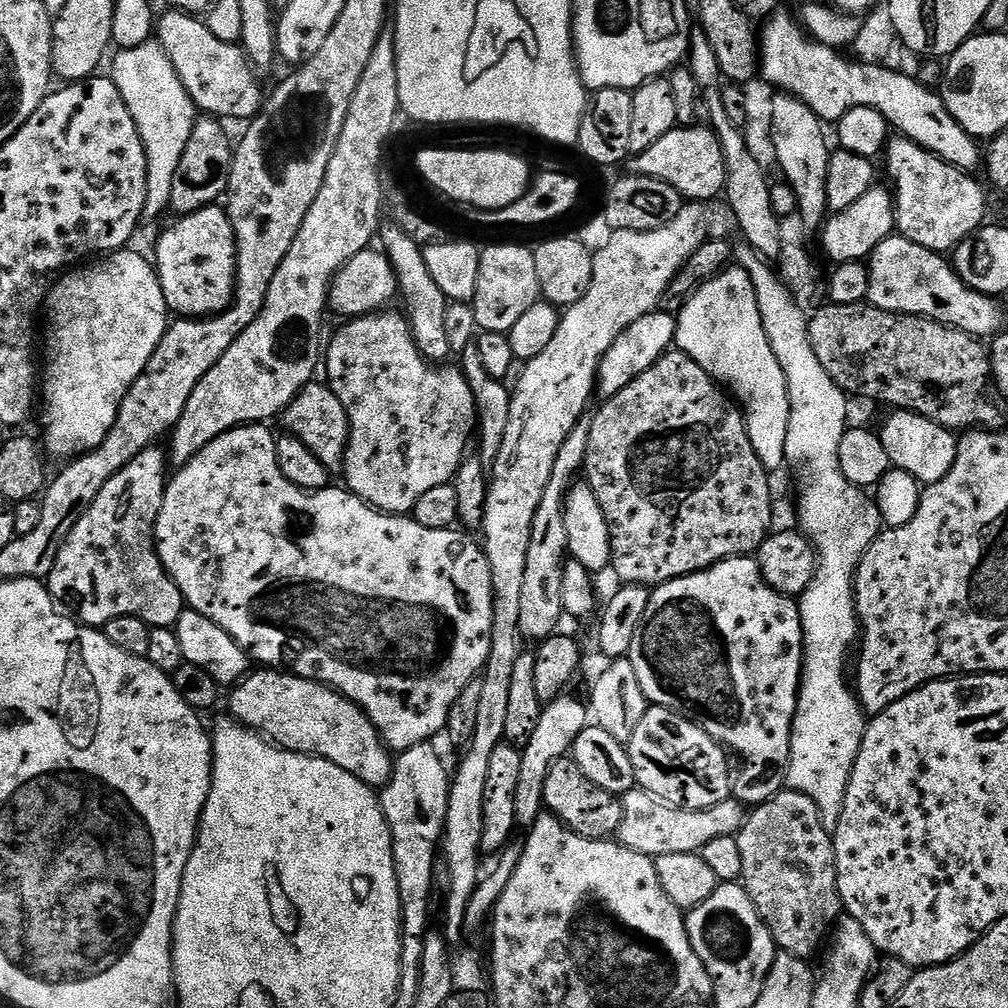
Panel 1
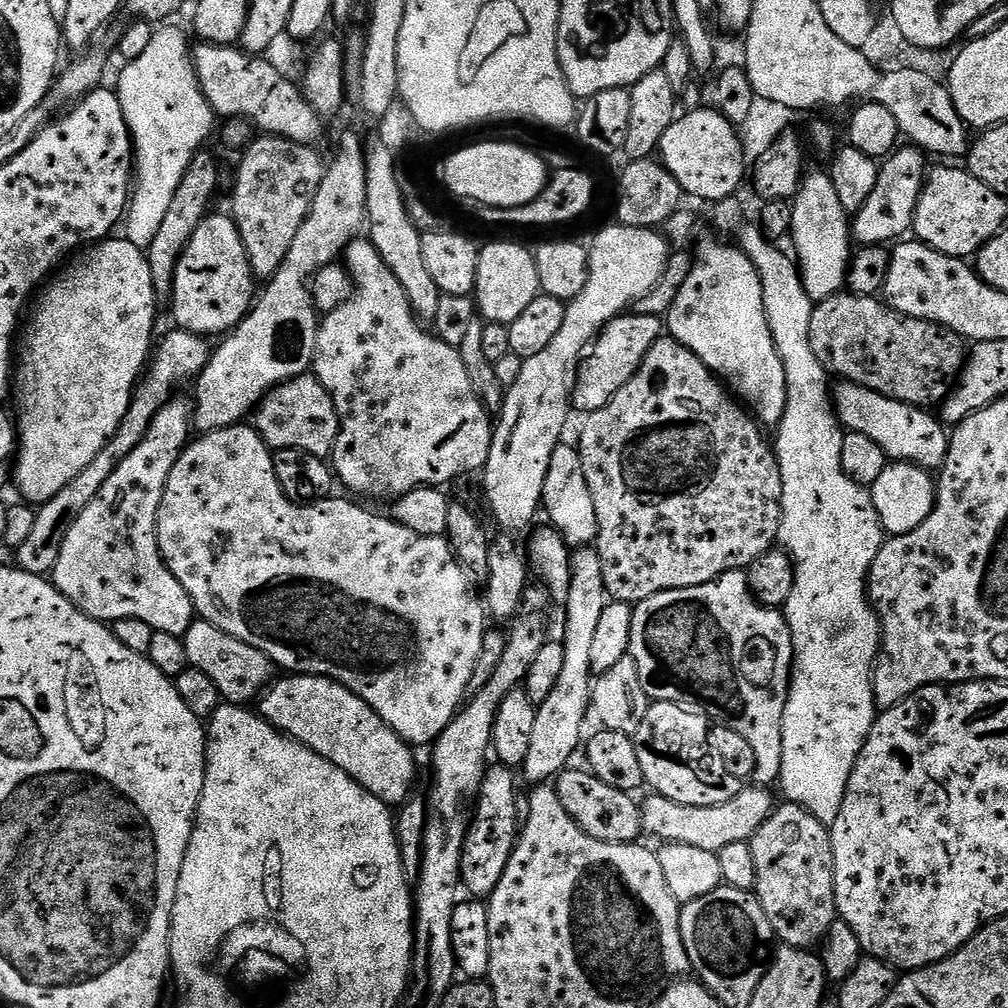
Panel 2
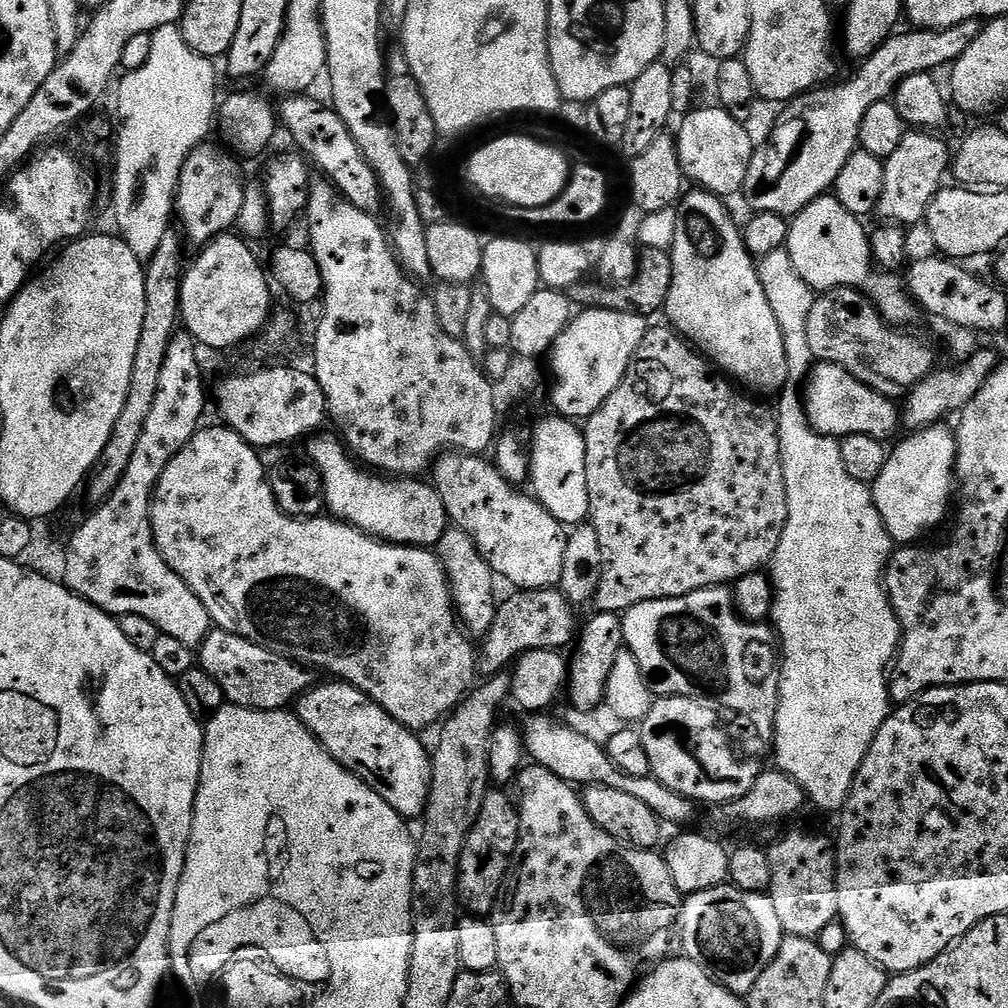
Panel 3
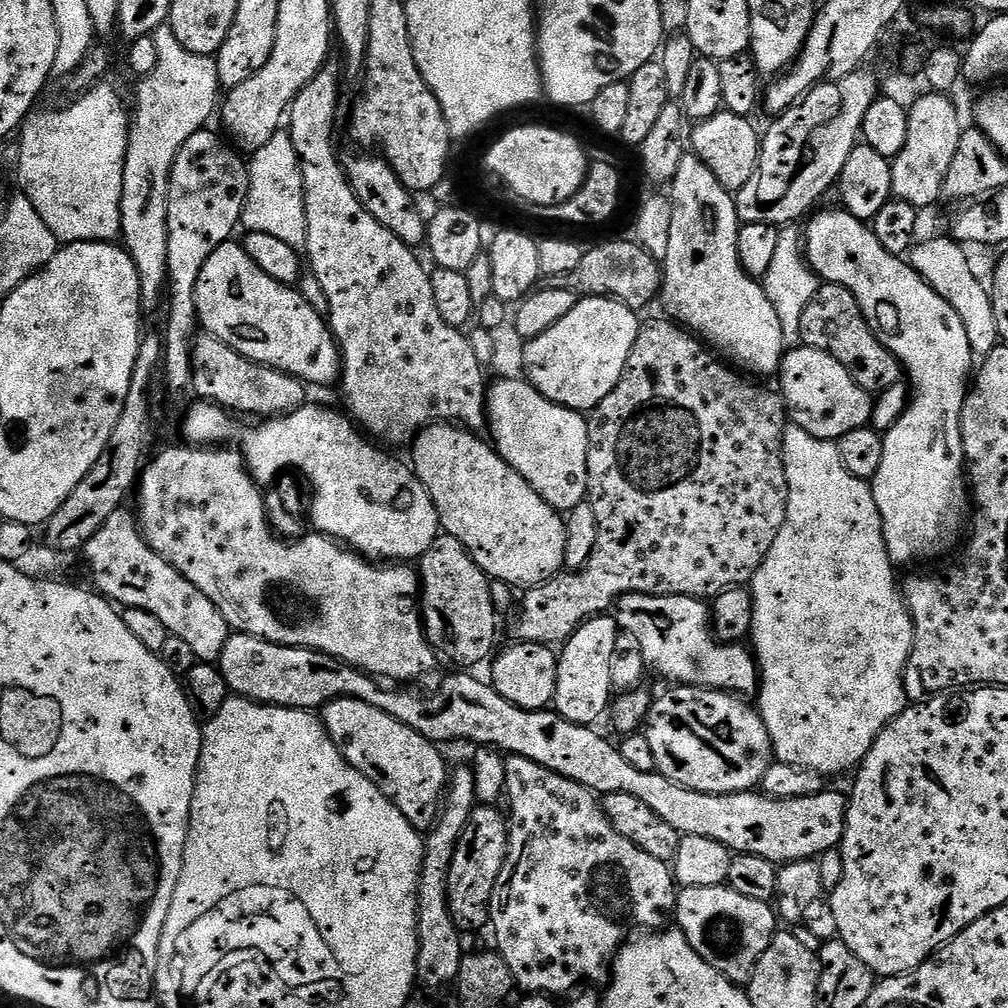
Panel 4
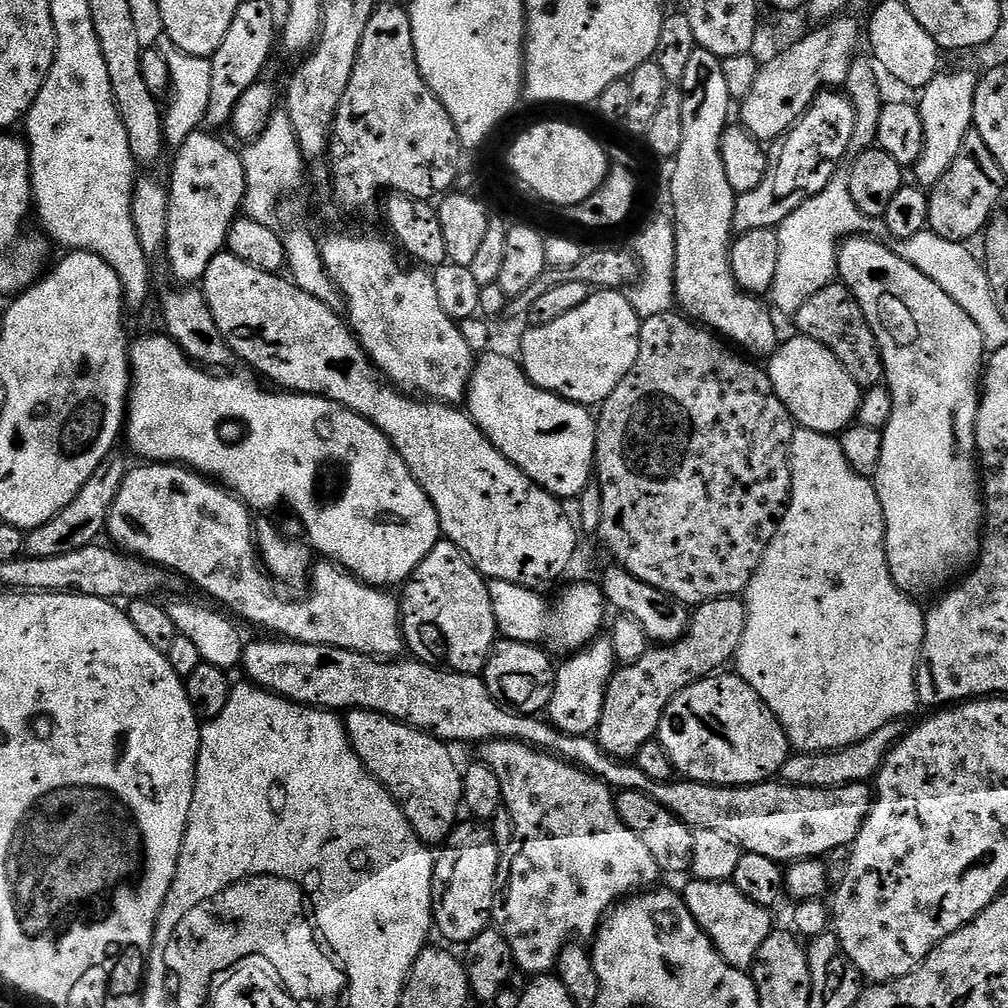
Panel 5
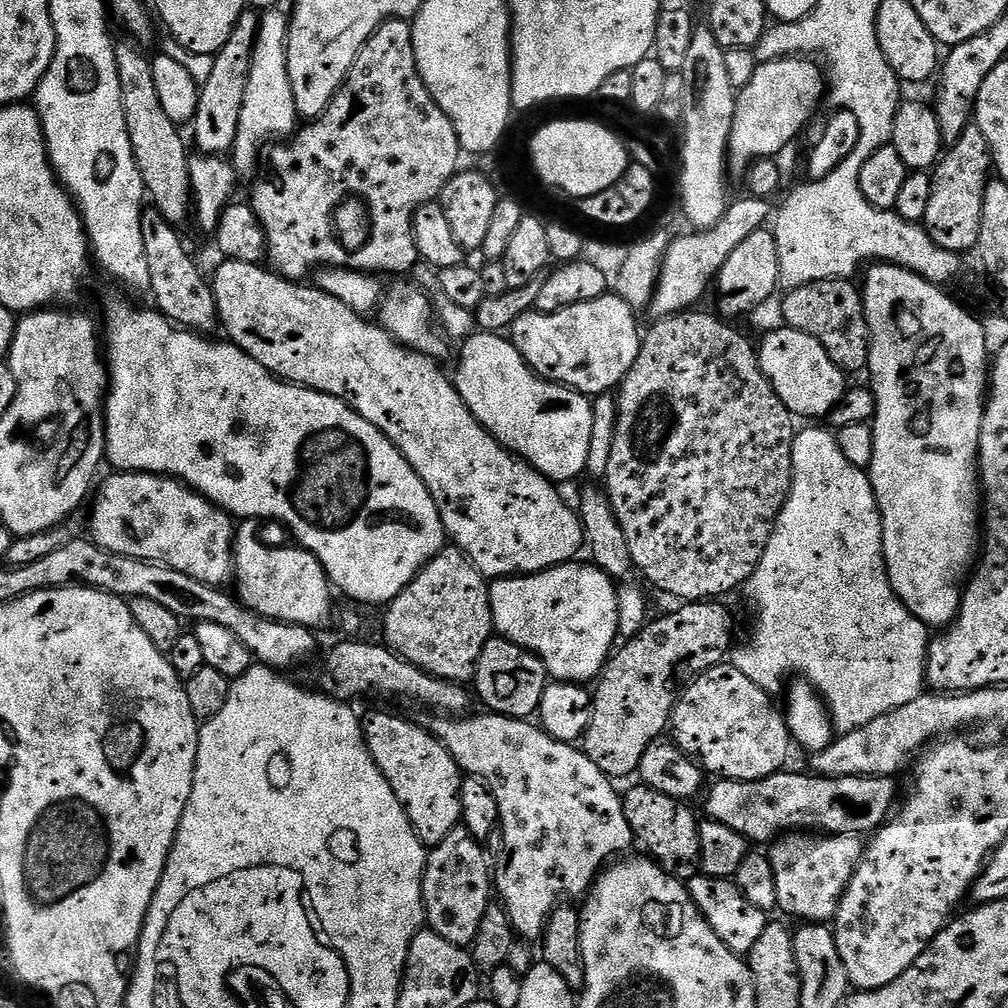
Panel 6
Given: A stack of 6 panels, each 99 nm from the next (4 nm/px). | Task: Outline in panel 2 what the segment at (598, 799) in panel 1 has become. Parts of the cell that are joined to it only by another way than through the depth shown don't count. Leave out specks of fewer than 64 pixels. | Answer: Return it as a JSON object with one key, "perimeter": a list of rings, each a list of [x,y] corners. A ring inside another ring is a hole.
{"perimeter":[[[569,766],[555,777],[554,787],[558,798],[562,798],[562,806],[566,806],[566,814],[582,826],[582,830],[590,838],[598,838],[611,844],[635,844],[641,839],[644,827],[637,797],[630,792],[614,790],[614,786],[606,786],[602,778],[594,773]]]}

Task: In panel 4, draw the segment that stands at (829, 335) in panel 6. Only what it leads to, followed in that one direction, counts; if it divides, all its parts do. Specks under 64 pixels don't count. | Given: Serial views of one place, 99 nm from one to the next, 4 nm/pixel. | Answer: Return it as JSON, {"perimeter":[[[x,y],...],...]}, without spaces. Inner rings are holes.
{"perimeter":[[[821,283],[802,314],[800,340],[809,348],[817,348],[838,358],[838,362],[846,366],[850,378],[854,378],[854,382],[869,394],[885,392],[890,390],[890,386],[901,383],[900,359],[876,337],[854,294],[842,286]]]}

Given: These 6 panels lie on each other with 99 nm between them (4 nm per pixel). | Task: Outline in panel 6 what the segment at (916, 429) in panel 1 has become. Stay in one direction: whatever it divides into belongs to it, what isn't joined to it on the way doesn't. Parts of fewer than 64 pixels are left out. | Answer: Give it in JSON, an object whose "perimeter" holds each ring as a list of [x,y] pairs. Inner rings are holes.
{"perimeter":[[[787,326],[779,327],[774,329],[773,332],[766,333],[764,341],[758,344],[758,359],[762,374],[766,374],[770,386],[774,386],[774,394],[778,394],[778,398],[782,398],[782,402],[791,410],[793,417],[827,417],[828,413],[834,410],[836,403],[844,397],[846,391],[844,369],[839,368],[833,362],[830,354],[826,354],[826,350],[822,346],[822,342],[818,342],[818,338],[810,338],[810,334],[802,334],[802,330],[794,330]]]}

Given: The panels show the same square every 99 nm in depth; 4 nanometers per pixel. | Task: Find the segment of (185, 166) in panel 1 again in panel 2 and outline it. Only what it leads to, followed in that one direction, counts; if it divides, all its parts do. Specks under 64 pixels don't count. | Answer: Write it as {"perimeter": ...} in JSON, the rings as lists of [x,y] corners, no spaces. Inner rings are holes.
{"perimeter":[[[208,150],[197,152],[190,162],[186,174],[182,174],[182,182],[178,182],[178,191],[170,202],[168,211],[154,234],[154,242],[146,250],[148,265],[150,266],[150,279],[154,281],[154,294],[157,301],[168,302],[172,299],[174,290],[174,274],[190,238],[194,238],[194,230],[209,215],[212,199],[216,196],[216,187],[220,184],[220,176],[216,173],[216,160]]]}

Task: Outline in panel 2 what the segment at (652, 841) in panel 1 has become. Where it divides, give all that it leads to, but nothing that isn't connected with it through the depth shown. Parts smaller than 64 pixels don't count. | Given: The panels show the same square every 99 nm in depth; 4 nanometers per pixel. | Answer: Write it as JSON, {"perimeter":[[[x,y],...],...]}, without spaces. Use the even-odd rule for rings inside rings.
{"perimeter":[[[764,786],[741,787],[730,802],[718,802],[718,806],[686,806],[682,802],[674,802],[665,796],[648,794],[640,804],[642,826],[647,835],[657,836],[657,841],[682,846],[695,846],[702,850],[718,853],[722,846],[730,846],[734,842],[749,842],[752,836],[770,818],[778,800],[771,796]]]}

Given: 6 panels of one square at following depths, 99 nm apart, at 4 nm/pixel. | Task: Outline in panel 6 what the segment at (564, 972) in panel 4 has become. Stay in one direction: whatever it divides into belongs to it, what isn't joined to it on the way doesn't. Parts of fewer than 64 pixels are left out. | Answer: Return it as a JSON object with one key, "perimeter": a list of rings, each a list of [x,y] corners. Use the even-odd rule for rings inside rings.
{"perimeter":[[[485,711],[484,716],[472,715],[445,716],[436,714],[431,717],[432,721],[427,721],[426,727],[431,732],[432,737],[450,754],[450,758],[454,758],[454,762],[465,777],[482,781],[490,790],[490,794],[494,794],[494,802],[498,802],[498,814],[500,815],[498,832],[501,837],[504,835],[504,853],[500,856],[500,865],[497,868],[495,865],[494,868],[494,892],[499,903],[503,905],[505,914],[508,915],[510,926],[515,935],[524,942],[529,942],[528,940],[539,941],[543,937],[545,926],[548,925],[548,919],[552,917],[552,911],[561,902],[575,901],[575,896],[587,897],[589,888],[596,877],[604,871],[606,865],[625,854],[631,853],[628,851],[634,848],[634,837],[630,830],[630,822],[626,822],[624,801],[621,793],[619,791],[616,793],[616,788],[612,785],[615,784],[613,777],[602,774],[602,770],[598,770],[598,766],[594,766],[594,762],[590,762],[588,755],[579,747],[550,738],[543,728],[524,718],[498,716],[495,712],[490,711]]]}

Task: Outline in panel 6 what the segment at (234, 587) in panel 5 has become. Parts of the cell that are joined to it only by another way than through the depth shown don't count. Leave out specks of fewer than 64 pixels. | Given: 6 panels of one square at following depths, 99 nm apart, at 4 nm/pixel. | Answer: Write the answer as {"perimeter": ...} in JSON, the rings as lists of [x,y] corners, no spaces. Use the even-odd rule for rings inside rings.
{"perimeter":[[[116,472],[98,492],[99,488],[92,520],[90,516],[90,536],[98,547],[135,560],[165,564],[198,578],[198,582],[224,586],[233,579],[233,517],[188,485],[150,472]]]}

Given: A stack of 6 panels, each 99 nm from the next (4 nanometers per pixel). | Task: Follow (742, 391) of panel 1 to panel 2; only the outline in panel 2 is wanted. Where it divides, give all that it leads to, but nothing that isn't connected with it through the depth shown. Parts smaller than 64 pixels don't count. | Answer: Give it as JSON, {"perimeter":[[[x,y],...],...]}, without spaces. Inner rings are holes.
{"perimeter":[[[715,239],[695,245],[692,269],[682,290],[678,290],[678,298],[674,298],[674,306],[668,311],[666,328],[672,331],[669,332],[671,339],[686,345],[712,371],[713,376],[726,382],[727,387],[747,405],[751,415],[765,429],[772,430],[779,425],[786,410],[786,370],[774,346],[764,313],[762,282],[758,278],[758,270],[754,270],[754,262],[750,262],[750,258],[746,258],[739,247],[723,239]]]}

